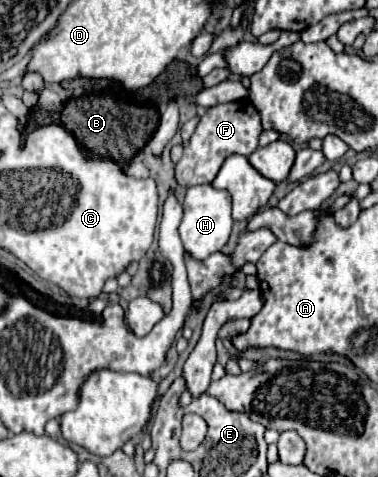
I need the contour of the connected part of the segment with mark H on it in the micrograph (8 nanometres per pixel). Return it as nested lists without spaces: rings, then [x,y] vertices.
[[[195,185],[187,189],[185,201],[183,201],[183,221],[179,227],[179,235],[185,249],[195,259],[205,259],[211,253],[221,251],[223,245],[229,241],[231,227],[233,227],[231,201],[225,189],[213,189],[213,185]]]

